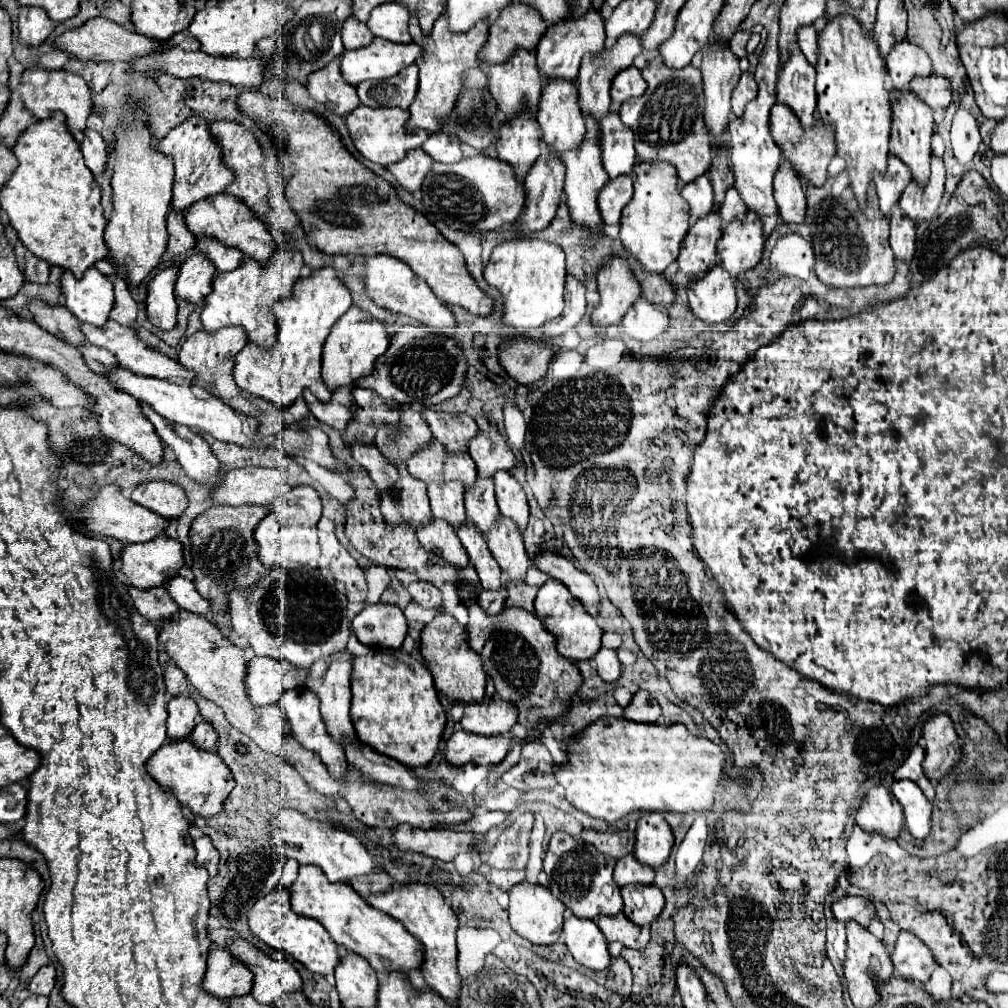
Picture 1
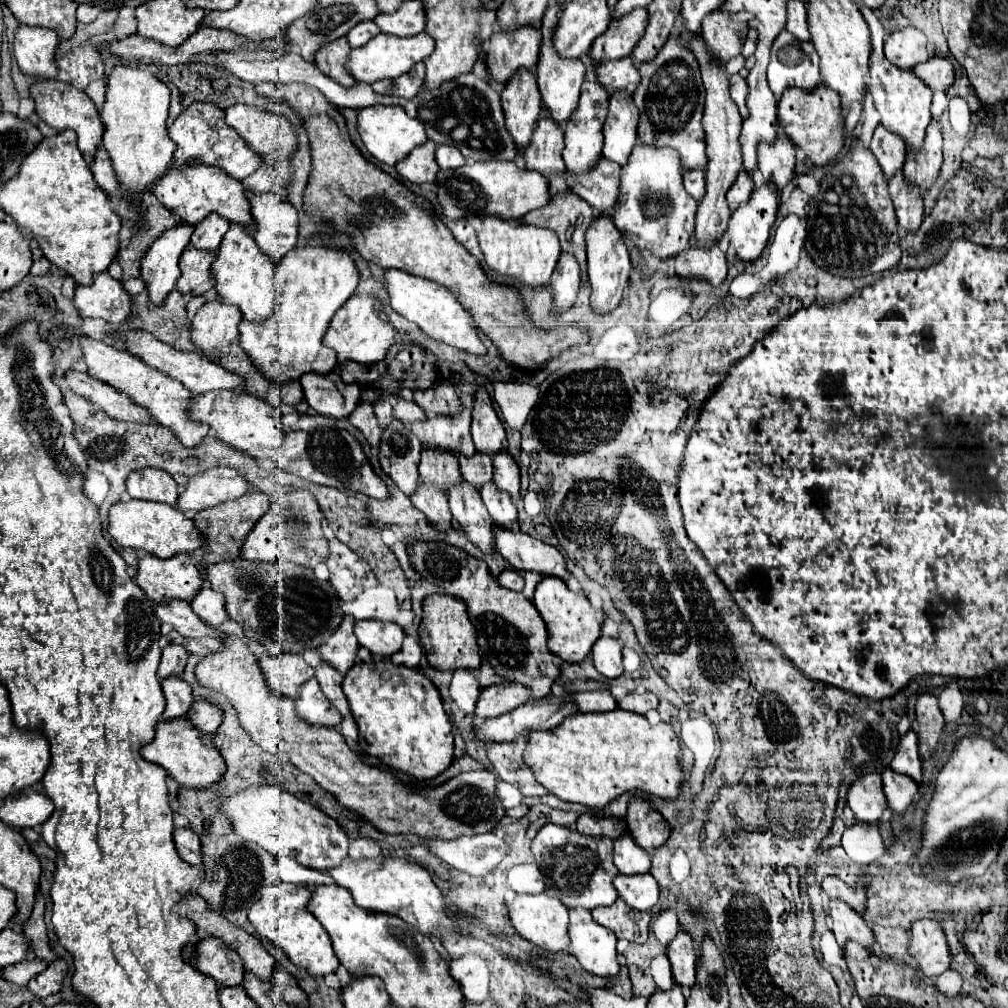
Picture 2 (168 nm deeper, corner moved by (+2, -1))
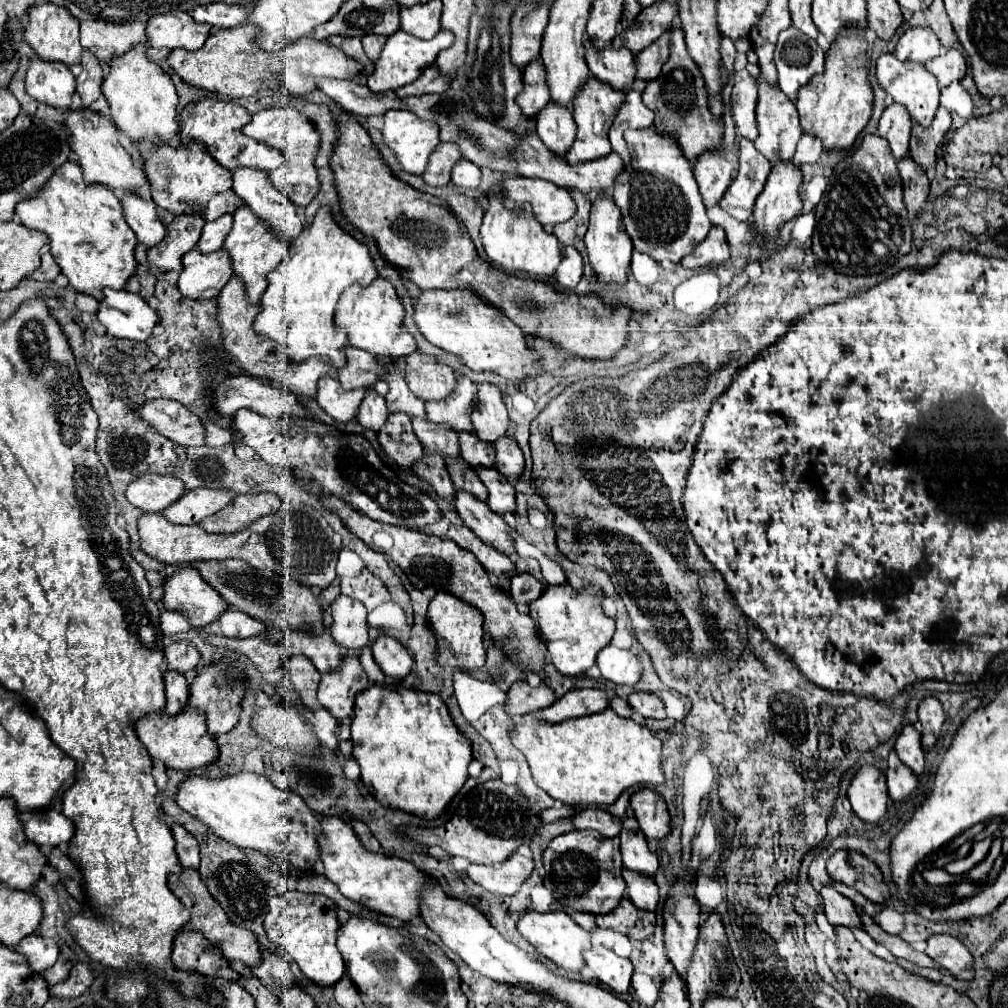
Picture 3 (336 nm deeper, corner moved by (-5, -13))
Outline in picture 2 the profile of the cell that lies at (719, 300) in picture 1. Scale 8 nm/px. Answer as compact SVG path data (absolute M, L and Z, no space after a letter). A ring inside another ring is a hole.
M719 245L713 249L691 247L675 257L675 275L685 281L703 281L711 287L721 287L727 279L725 253Z

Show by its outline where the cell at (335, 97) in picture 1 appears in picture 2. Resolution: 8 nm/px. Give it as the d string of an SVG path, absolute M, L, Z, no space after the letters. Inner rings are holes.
M341 37L341 39L325 45L325 49L317 51L315 65L321 69L321 73L325 73L329 79L337 81L339 85L353 87L355 85L353 77L349 77L345 73L345 57L349 55L349 51L351 51L349 43L345 41L345 37Z

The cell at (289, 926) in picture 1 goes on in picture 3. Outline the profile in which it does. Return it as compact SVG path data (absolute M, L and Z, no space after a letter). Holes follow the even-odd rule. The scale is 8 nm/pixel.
M286 891L284 895L270 897L268 901L268 913L264 919L264 929L270 941L278 943L300 967L300 971L312 979L316 985L334 985L344 975L344 959L336 947L336 933L340 929L340 921L336 917L336 903L324 895L308 895L302 891Z

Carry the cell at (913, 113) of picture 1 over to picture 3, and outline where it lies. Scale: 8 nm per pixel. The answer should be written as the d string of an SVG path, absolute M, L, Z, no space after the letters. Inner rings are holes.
M884 53L876 61L876 77L878 77L878 83L884 87L884 91L892 97L892 101L902 103L916 123L920 125L932 123L932 117L936 115L936 109L938 109L940 89L938 89L936 77L924 65L914 61L900 61L896 59L894 53Z

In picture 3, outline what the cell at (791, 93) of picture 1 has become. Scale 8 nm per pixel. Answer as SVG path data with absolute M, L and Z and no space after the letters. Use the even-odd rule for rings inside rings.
M792 25L778 37L774 63L778 69L778 87L796 101L798 89L824 71L824 51L814 39Z

